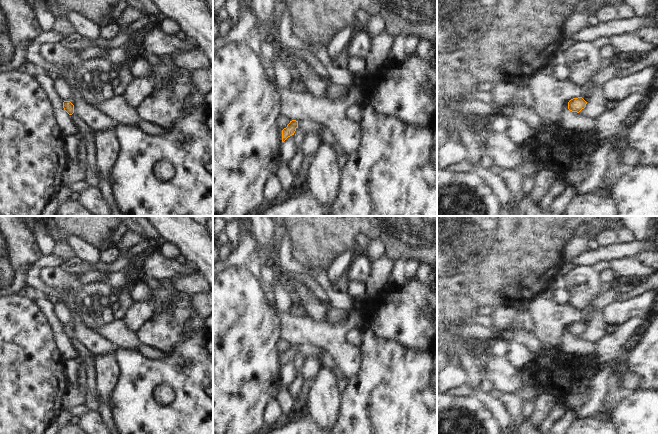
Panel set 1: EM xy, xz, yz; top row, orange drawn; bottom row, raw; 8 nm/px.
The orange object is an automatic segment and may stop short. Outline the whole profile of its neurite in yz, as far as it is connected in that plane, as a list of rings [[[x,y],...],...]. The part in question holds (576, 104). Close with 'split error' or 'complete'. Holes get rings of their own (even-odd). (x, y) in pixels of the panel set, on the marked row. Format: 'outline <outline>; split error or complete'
outline [[[573,98],[568,102],[568,109],[572,112],[579,113],[582,109],[586,107],[587,102],[582,98]]]; complete

